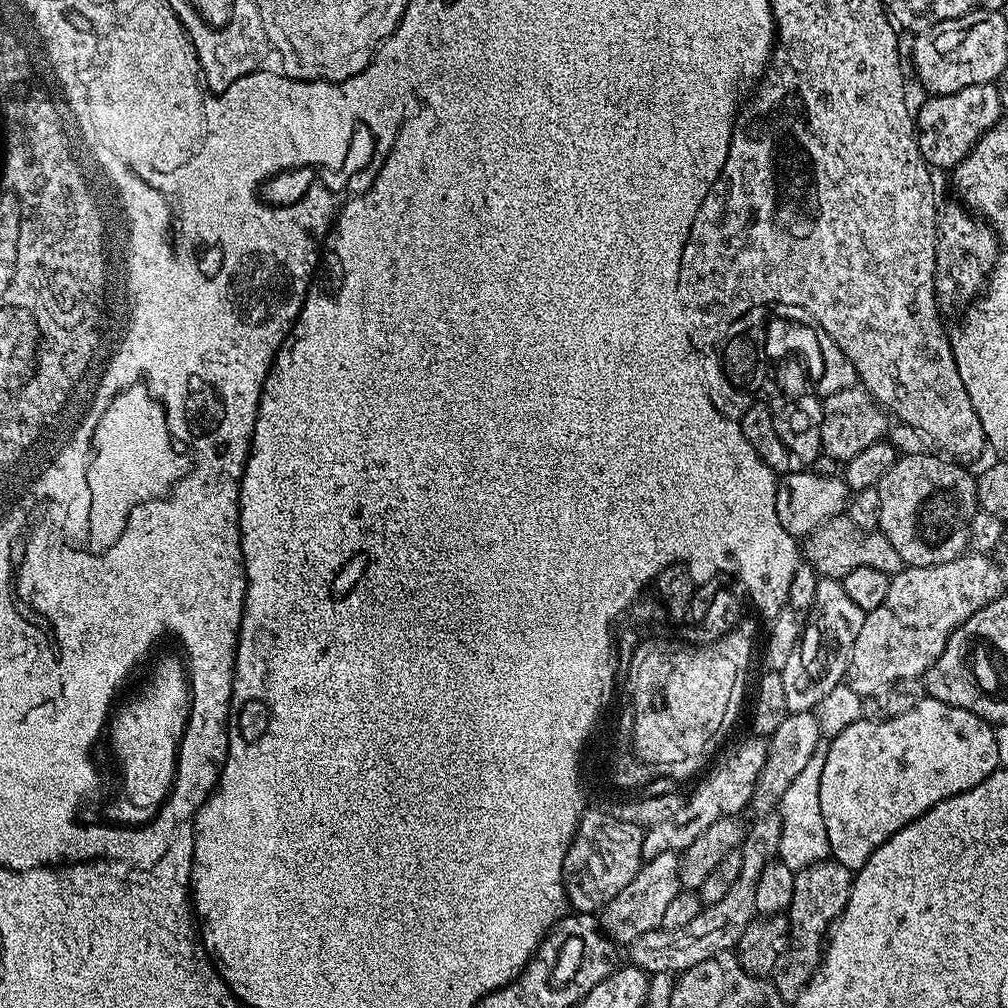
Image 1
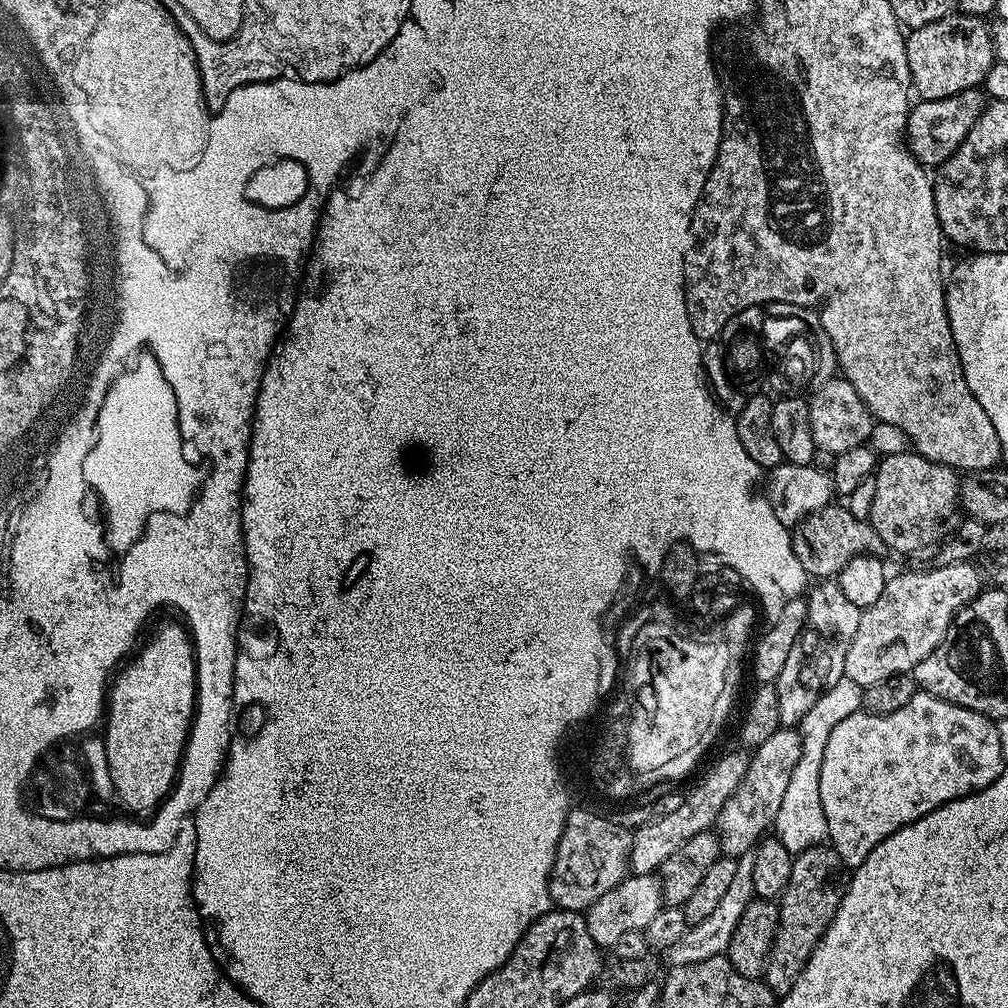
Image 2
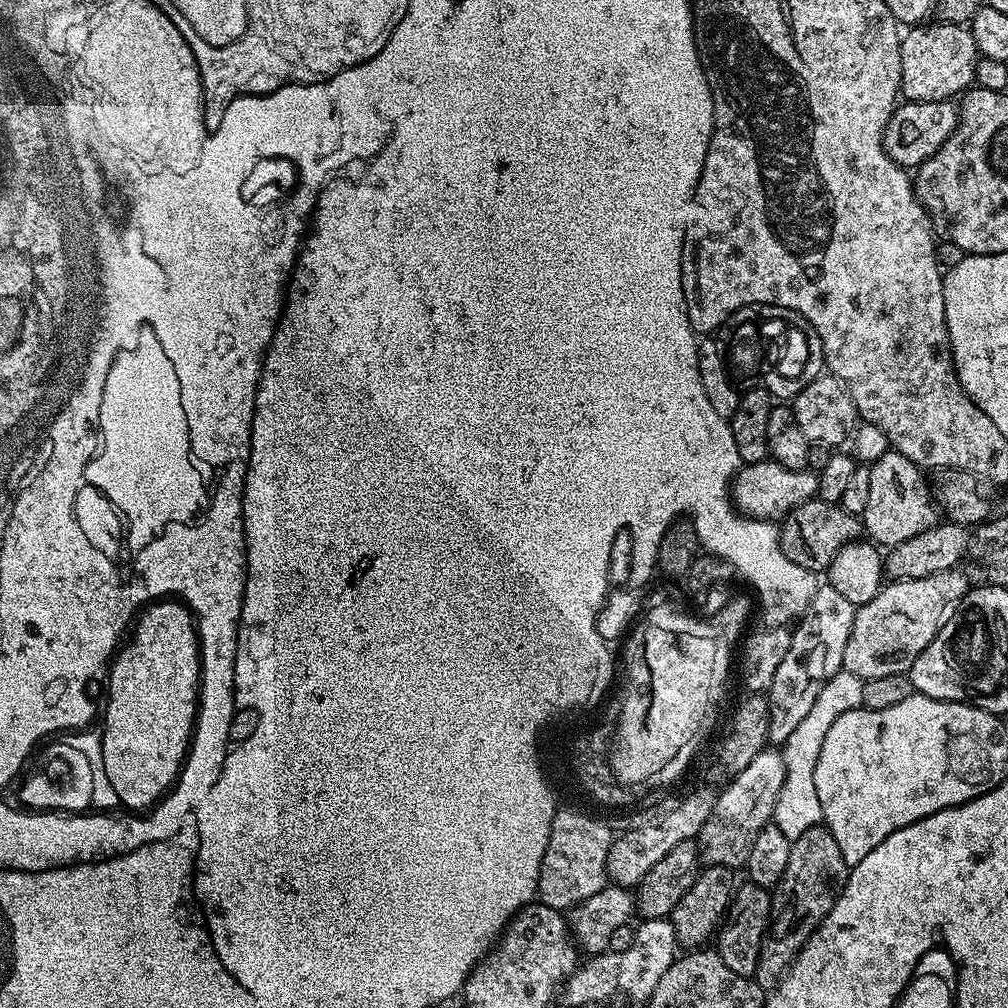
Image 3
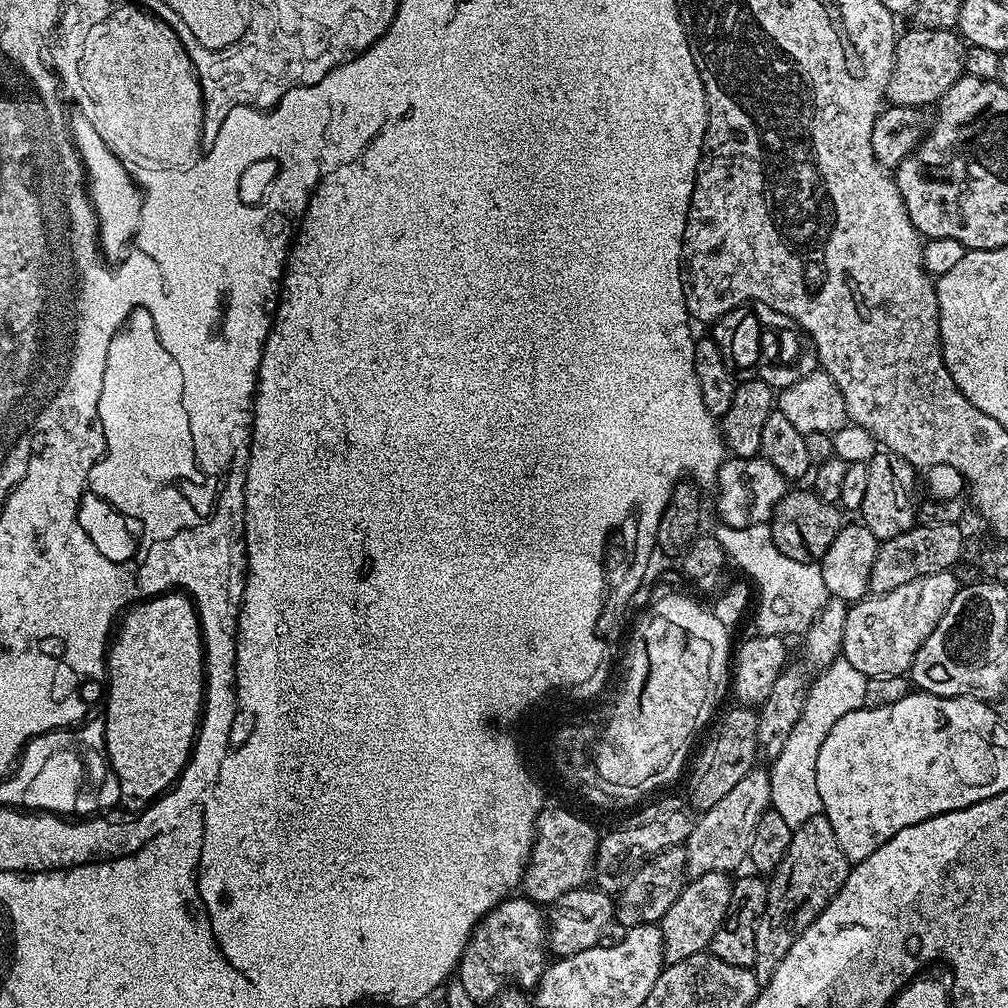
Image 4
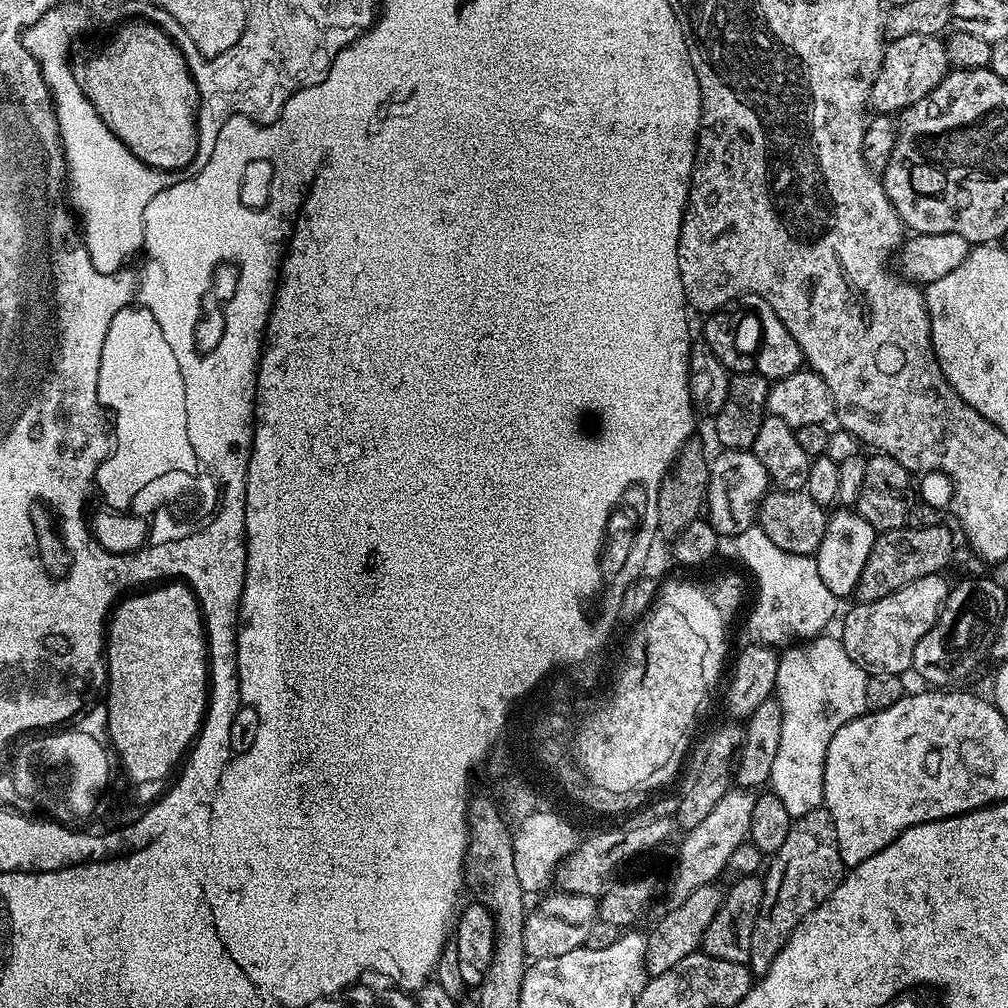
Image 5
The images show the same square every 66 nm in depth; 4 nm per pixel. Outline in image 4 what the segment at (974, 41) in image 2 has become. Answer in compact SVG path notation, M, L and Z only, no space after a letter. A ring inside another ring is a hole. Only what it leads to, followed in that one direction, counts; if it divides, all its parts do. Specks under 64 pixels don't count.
M913 27L911 31L905 36L903 33L896 41L896 61L890 74L886 100L889 105L923 109L924 104L932 106L940 101L946 90L950 90L950 86L954 86L954 82L965 75L966 48L961 37L950 28L926 30Z

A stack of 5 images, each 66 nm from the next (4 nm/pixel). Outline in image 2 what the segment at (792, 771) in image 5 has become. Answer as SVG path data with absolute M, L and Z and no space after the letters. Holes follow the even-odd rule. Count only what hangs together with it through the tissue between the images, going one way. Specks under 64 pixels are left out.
M842 679L820 695L818 702L806 710L799 722L802 754L798 758L798 766L794 766L794 774L790 774L790 786L786 786L786 794L782 797L782 807L778 809L774 825L775 839L780 840L782 846L786 846L786 850L793 854L823 845L828 840L826 814L822 814L822 794L818 794L818 782L822 778L822 754L826 754L830 730L834 730L842 718L850 718L850 714L861 711L863 703L864 689Z

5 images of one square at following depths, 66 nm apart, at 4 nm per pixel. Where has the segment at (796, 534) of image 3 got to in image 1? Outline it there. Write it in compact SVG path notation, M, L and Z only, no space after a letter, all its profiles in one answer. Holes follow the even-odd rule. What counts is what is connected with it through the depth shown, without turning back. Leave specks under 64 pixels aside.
M847 514L834 517L817 532L812 532L803 541L802 556L817 577L826 580L843 581L844 576L850 574L850 570L858 570L858 566L874 566L889 574L902 572L906 567L902 554L890 546L890 538L886 538L879 530L871 532L862 530L862 526L854 526Z

